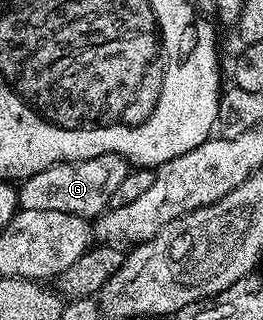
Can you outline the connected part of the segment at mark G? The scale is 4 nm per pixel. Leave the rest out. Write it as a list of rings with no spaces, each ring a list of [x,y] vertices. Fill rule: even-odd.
[[[101,155],[81,159],[75,163],[57,163],[32,177],[21,180],[16,187],[16,203],[24,211],[44,209],[93,221],[110,207],[112,193],[116,185],[124,181],[127,170],[126,160],[121,159],[119,155]]]

